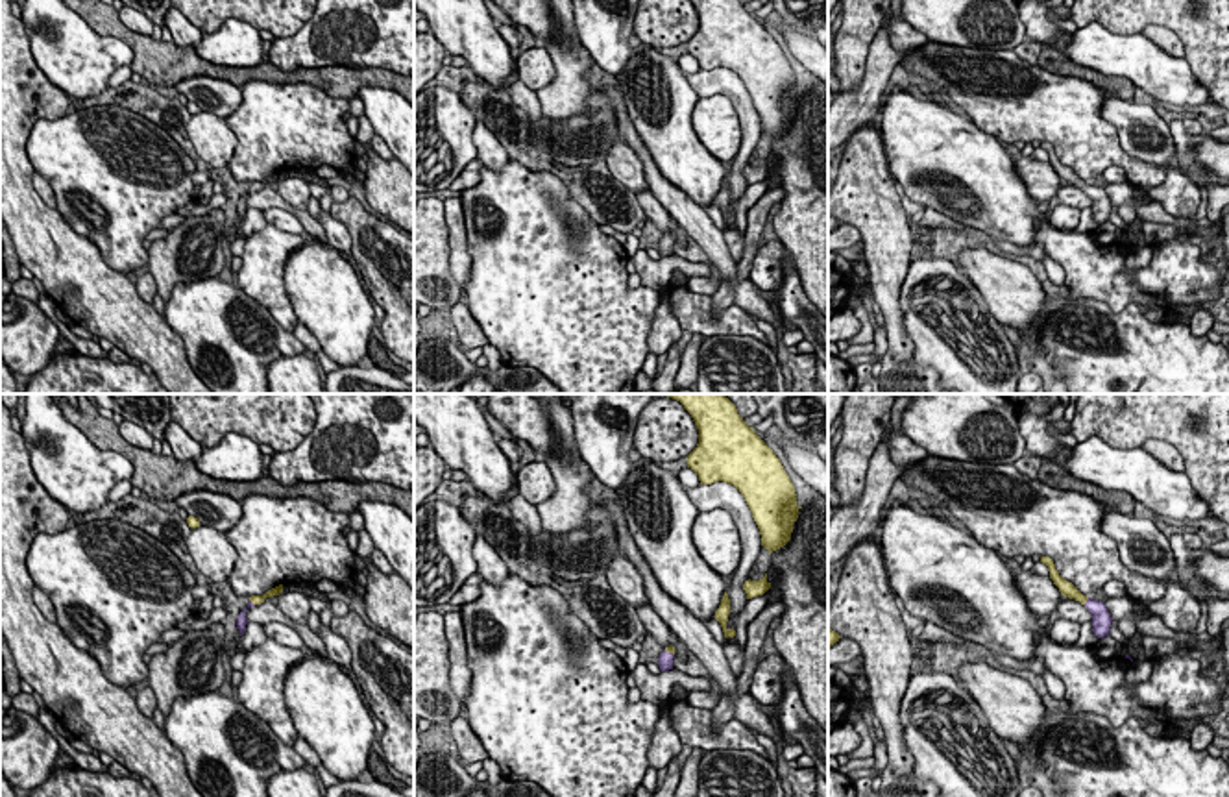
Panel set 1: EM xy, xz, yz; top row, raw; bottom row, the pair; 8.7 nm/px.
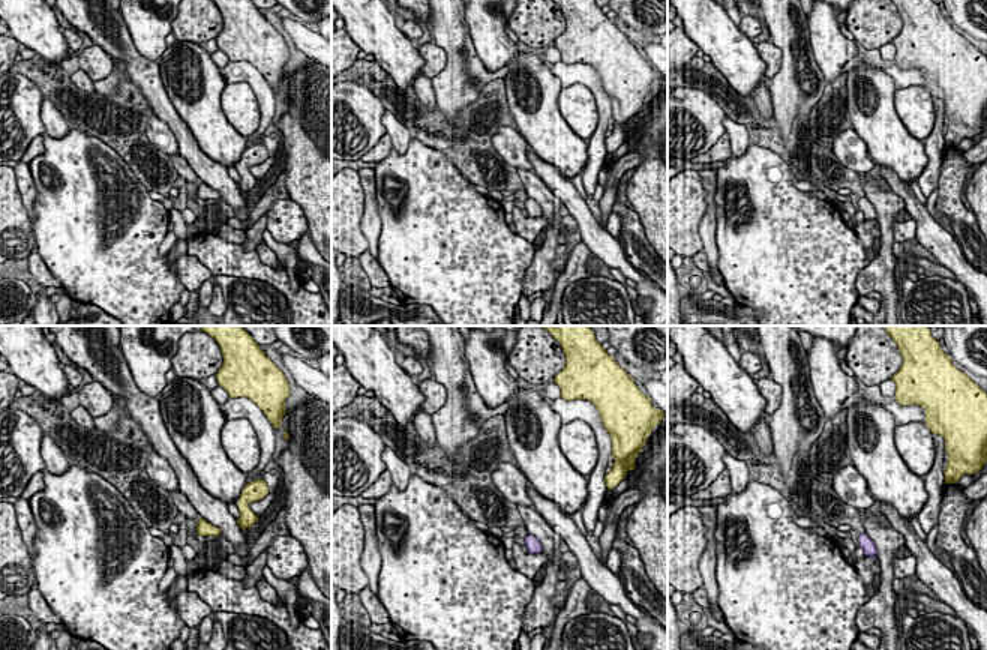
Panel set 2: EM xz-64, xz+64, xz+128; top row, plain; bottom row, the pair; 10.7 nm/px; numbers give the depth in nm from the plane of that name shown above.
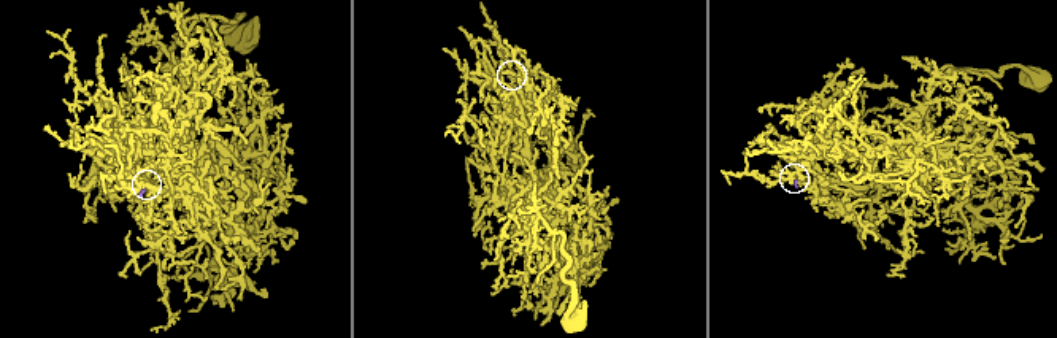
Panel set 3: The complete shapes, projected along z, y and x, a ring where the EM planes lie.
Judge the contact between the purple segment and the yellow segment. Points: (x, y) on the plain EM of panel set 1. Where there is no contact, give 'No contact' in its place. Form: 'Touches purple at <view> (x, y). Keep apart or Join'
Touches purple at yz (1087, 187). Join

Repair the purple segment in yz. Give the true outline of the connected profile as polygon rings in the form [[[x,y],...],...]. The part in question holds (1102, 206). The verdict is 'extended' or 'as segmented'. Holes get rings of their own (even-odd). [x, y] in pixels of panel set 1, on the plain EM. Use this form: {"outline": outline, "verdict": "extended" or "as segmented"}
{"outline": [[[1040,142],[1040,148],[1048,152],[1050,165],[1059,174],[1059,178],[1065,183],[1076,185],[1081,190],[1087,192],[1087,196],[1092,200],[1092,216],[1098,224],[1109,222],[1113,203],[1101,187],[1094,187],[1092,183],[1083,181],[1072,168],[1063,165],[1059,157],[1055,155],[1055,150],[1050,142]]], "verdict": "extended"}

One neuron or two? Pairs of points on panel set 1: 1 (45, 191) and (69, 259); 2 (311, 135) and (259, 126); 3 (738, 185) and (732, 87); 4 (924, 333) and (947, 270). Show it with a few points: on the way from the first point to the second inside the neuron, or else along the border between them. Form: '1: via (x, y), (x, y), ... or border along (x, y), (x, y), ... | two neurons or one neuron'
1: border along (34, 171), (34, 191), (54, 209) | two neurons
2: via (298, 126), (272, 126) | one neuron
3: via (740, 161), (747, 150), (745, 111) | one neuron
4: via (910, 313), (906, 309), (906, 294), (926, 274) | one neuron

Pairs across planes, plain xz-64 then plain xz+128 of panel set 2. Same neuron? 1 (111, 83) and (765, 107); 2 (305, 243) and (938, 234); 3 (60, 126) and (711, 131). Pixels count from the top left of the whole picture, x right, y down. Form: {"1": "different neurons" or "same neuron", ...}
{"1": "different neurons", "2": "different neurons", "3": "different neurons"}

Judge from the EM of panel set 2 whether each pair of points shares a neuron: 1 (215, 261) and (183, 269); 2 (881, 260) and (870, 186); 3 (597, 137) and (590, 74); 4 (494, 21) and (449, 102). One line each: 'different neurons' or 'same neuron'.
1: different neurons
2: same neuron
3: same neuron
4: different neurons

